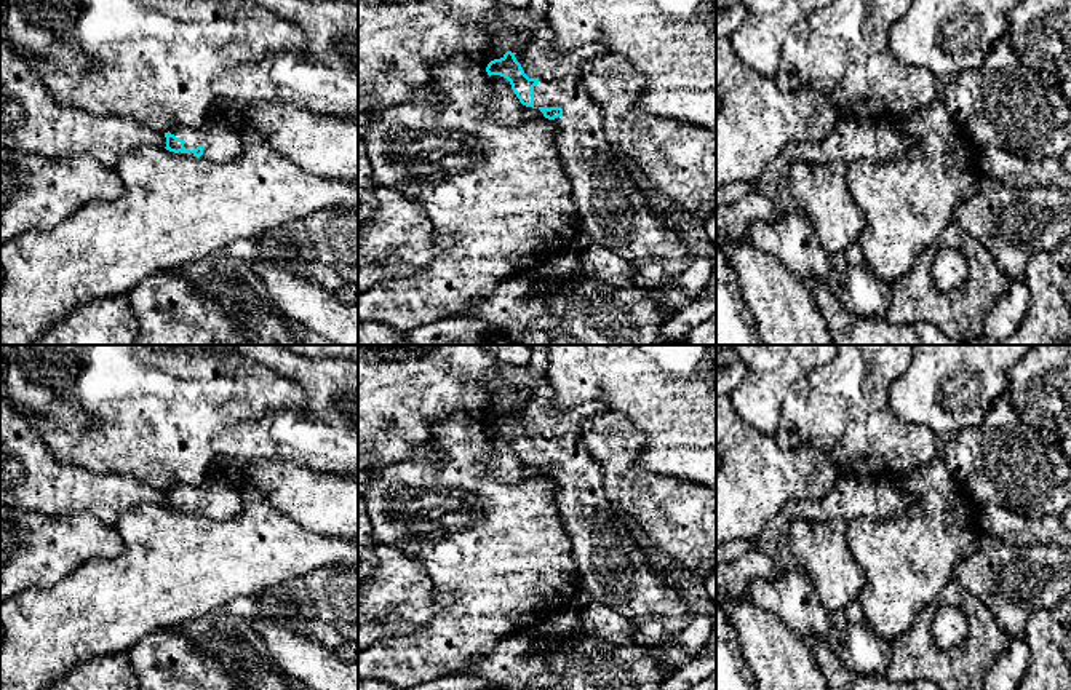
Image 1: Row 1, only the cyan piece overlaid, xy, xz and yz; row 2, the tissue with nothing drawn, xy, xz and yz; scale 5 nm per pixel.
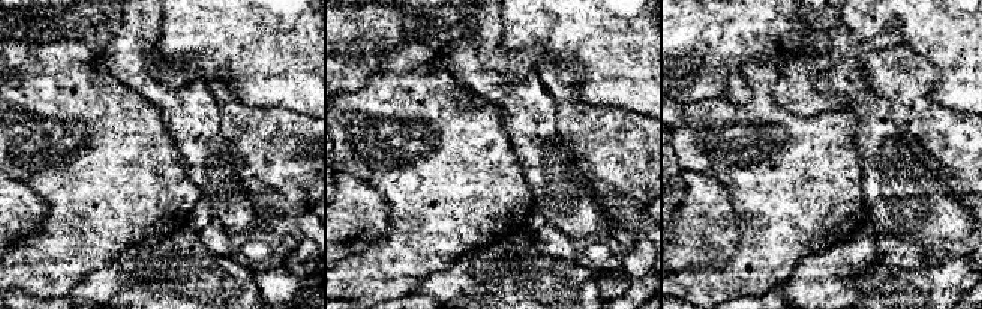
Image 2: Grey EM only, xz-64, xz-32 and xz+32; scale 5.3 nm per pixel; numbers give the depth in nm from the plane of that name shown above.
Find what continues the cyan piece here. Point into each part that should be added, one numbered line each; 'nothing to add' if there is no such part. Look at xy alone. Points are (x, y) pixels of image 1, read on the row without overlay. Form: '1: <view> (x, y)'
1: xy (221, 500)

